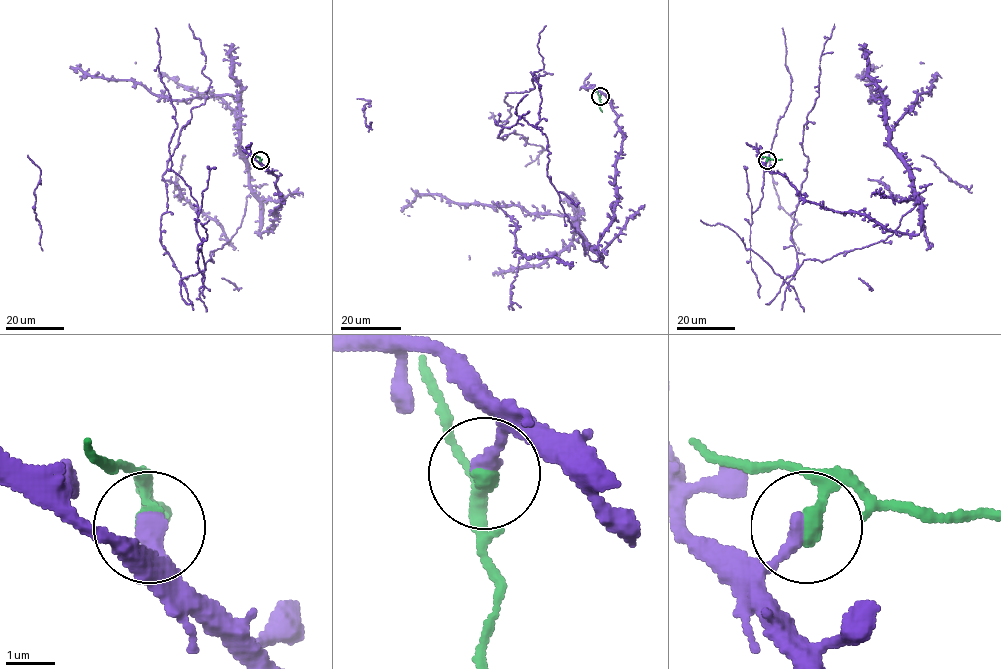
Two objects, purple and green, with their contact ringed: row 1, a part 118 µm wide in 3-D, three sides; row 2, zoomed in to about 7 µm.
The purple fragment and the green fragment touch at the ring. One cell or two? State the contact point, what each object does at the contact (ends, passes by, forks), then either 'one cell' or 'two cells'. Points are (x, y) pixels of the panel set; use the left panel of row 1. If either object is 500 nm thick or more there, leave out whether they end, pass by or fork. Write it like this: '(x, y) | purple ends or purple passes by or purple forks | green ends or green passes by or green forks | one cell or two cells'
(260, 160) | purple ends | green passes by | two cells

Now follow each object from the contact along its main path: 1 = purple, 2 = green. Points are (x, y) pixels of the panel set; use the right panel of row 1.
1: (766, 160), (806, 200), (920, 232), (913, 193), (885, 240), (786, 279), (834, 24)
2: (766, 160), (782, 159)

